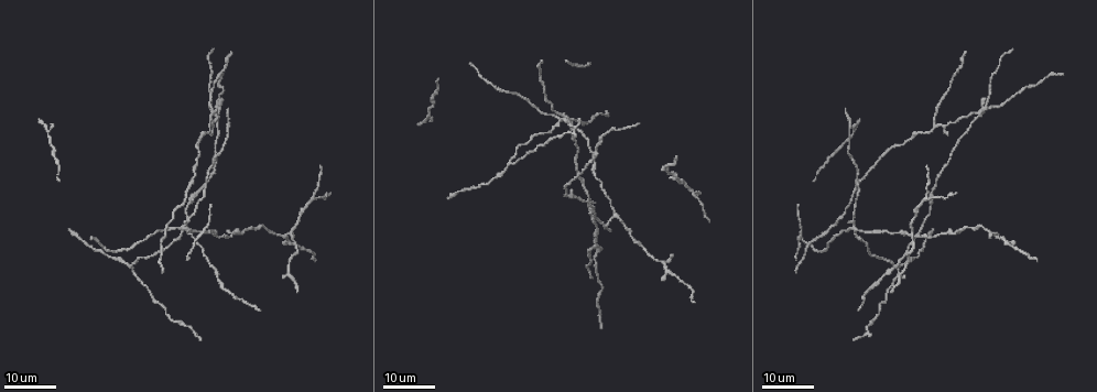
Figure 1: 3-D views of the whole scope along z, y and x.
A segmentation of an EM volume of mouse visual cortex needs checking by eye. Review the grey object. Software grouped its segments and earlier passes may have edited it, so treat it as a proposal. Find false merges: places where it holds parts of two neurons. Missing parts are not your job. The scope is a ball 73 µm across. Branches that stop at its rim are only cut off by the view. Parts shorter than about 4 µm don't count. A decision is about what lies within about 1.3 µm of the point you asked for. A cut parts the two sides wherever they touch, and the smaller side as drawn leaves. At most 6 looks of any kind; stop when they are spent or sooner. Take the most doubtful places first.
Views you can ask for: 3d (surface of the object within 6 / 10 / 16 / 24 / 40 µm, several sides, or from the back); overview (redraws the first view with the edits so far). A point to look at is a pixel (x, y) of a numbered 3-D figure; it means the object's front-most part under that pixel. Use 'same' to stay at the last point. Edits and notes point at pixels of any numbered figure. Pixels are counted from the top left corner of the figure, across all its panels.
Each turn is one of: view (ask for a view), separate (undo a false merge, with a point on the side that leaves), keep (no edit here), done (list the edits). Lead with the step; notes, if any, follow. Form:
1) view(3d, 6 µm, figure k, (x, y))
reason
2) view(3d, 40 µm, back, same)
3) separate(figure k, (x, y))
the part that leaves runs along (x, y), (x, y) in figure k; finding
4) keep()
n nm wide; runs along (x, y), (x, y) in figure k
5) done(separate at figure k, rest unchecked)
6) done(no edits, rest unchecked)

view(3d, 24 µm, figure 1, (182, 232))
four or more arms meet

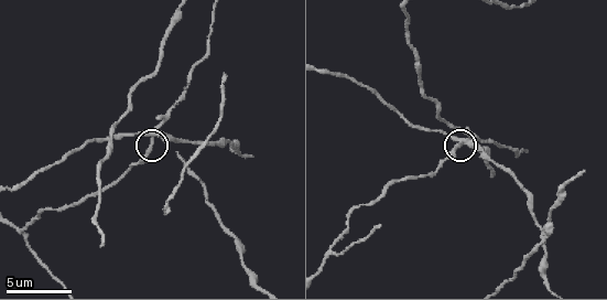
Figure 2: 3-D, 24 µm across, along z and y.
view(3d, 10 µm, figure 2, (462, 142))

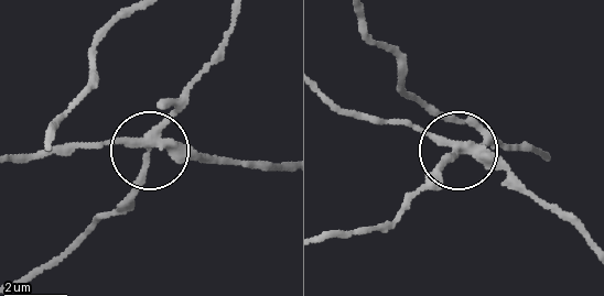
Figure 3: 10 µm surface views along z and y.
separate(figure 3, (164, 107))
the part that leaves runs along (150, 143), (135, 188), (64, 251), (17, 280) in figure 3; a second neuron is stuck on

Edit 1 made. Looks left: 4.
view(overview)

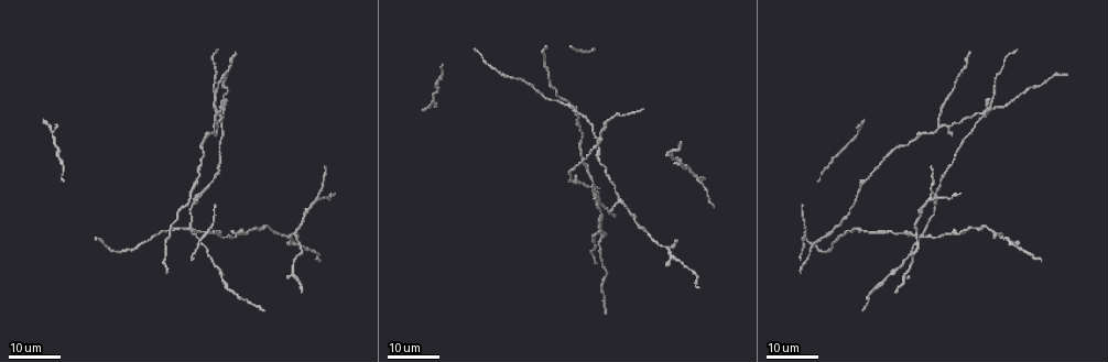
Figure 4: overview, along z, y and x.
view(3d, 24 µm, figure 4, (600, 231))
four or more arms meet

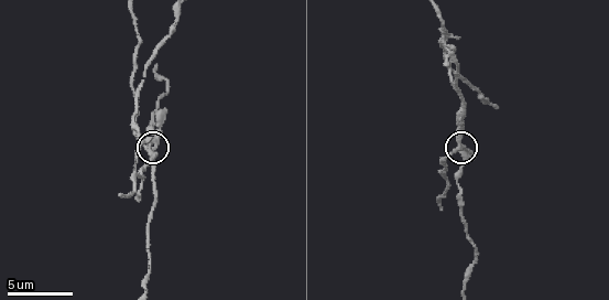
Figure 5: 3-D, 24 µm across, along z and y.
view(3d, 10 µm, figure 5, (458, 145))

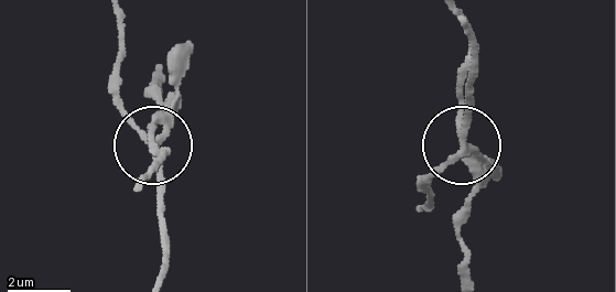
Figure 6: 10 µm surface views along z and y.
keep()
4 arms; one neuron here

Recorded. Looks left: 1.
view(3d, 6 µm, figure 5, (441, 30))
three arms meet

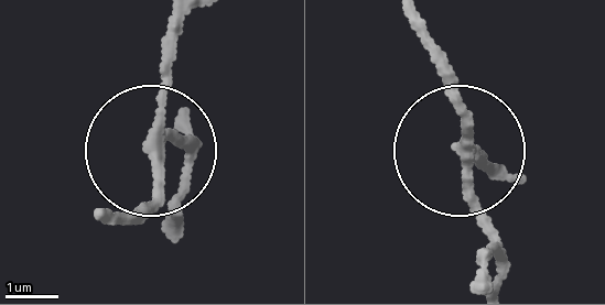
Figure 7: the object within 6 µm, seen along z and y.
keep()
3 arms; runs along (185, 128), (185, 141), (150, 145), (168, 22) in figure 7; all the same neuron

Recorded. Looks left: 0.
done(separate at figure 3, rest unchecked)

